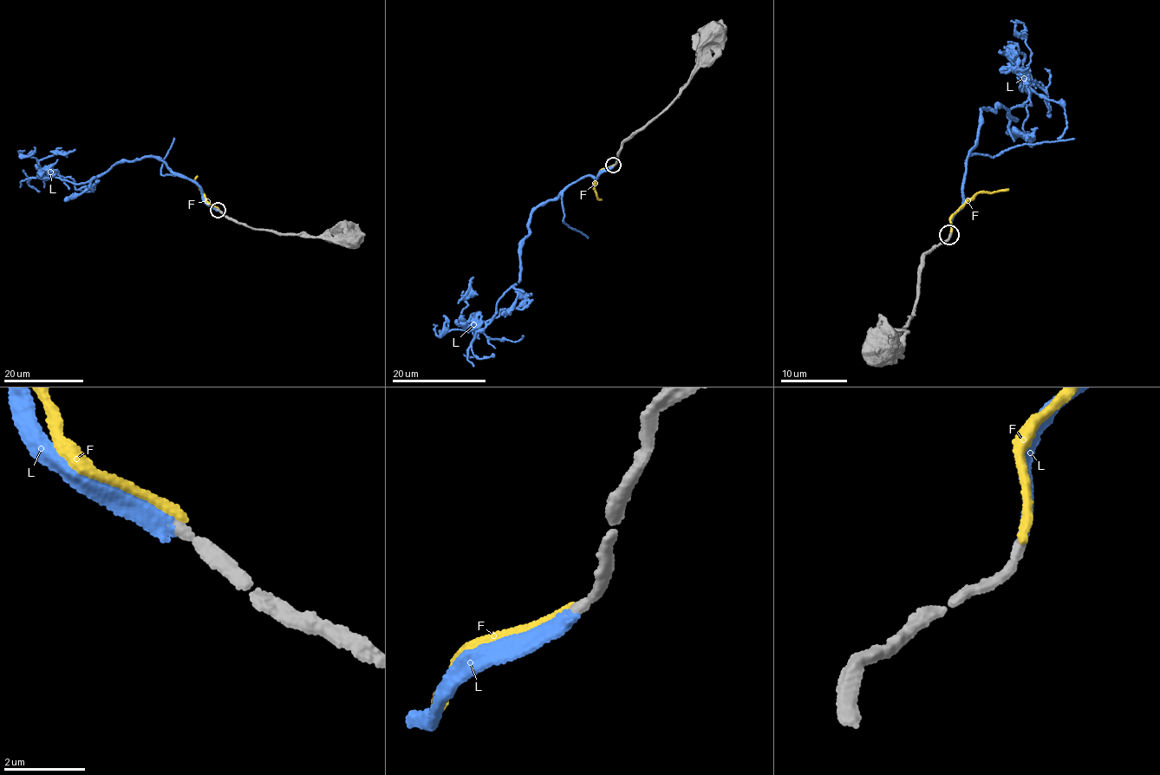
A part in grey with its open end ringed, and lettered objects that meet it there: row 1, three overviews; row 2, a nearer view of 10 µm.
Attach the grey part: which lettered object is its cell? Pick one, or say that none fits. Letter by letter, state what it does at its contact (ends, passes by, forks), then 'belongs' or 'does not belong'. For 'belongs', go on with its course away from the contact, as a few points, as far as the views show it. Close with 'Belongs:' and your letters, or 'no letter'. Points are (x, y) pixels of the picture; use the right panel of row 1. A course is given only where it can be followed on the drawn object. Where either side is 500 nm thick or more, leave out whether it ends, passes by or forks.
F: it ends | does not belong
L: it ends | belongs | via (949, 235), (980, 115), (1000, 106), (1016, 120), (1008, 114), (1024, 105), (1023, 55), (1017, 46), (1002, 52)
Belongs: L

